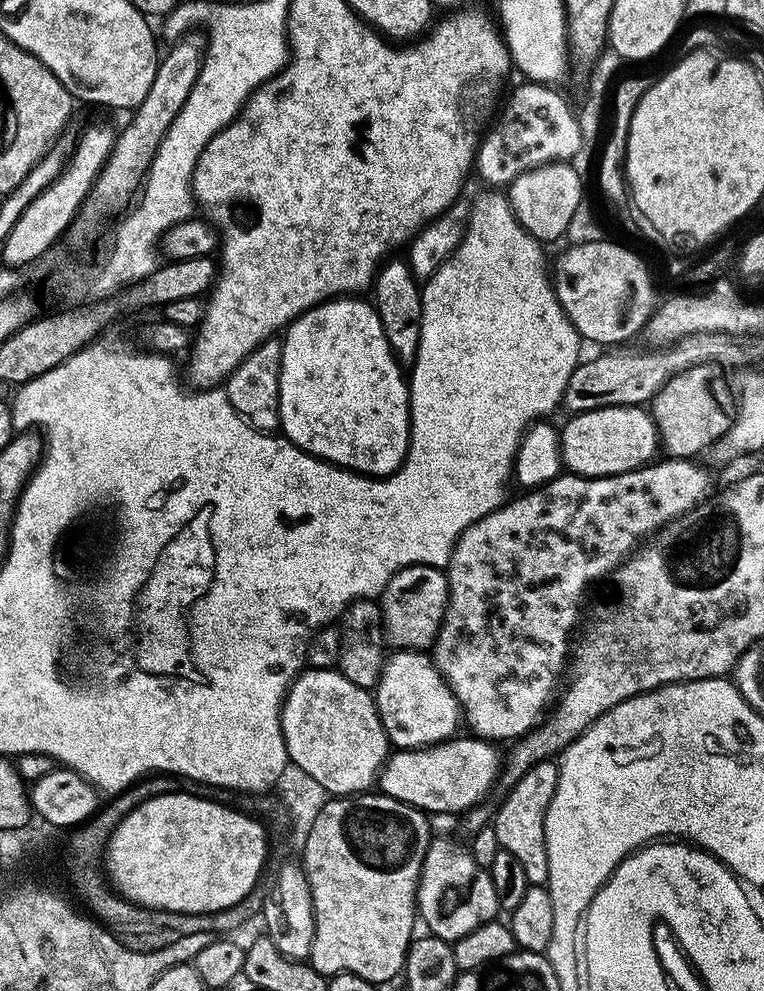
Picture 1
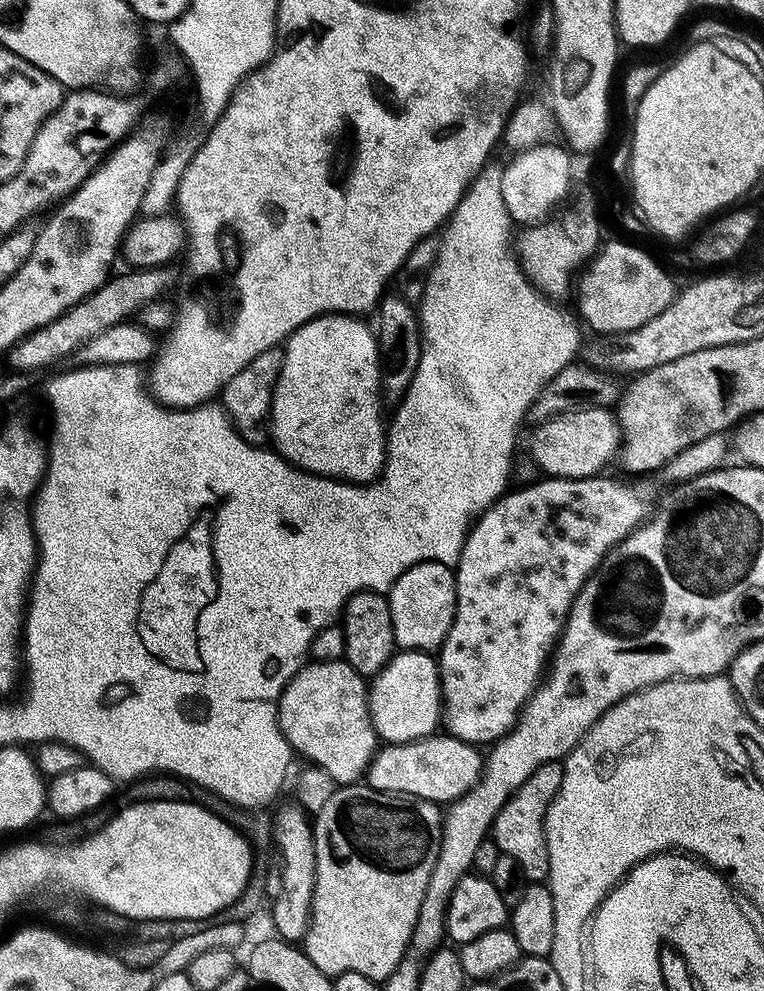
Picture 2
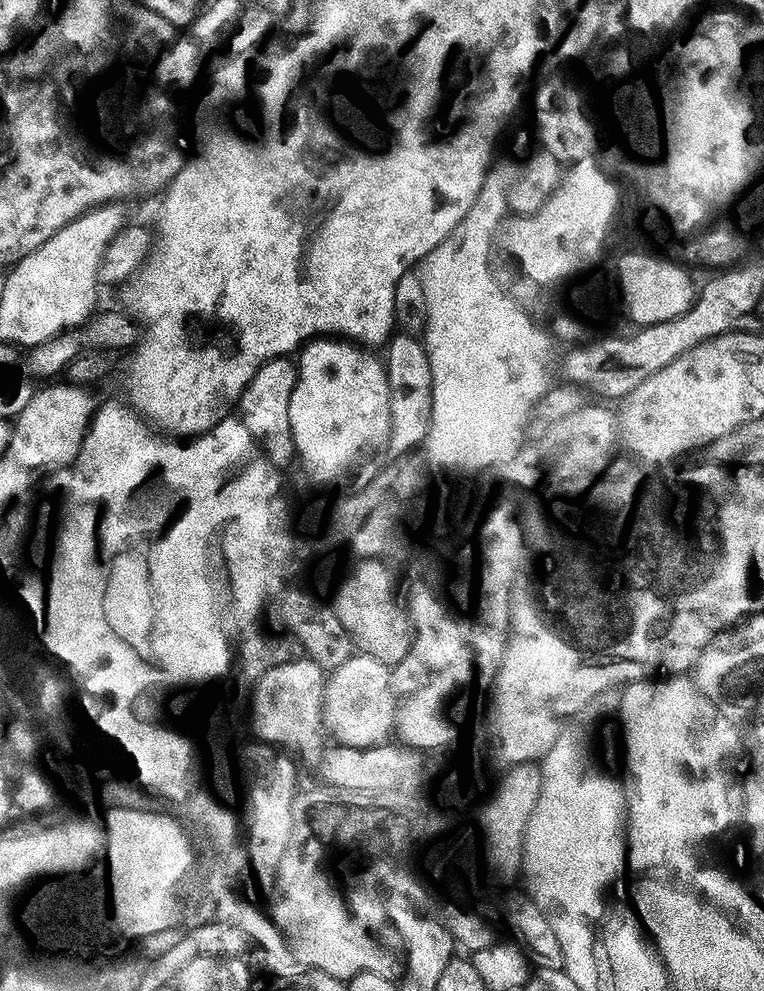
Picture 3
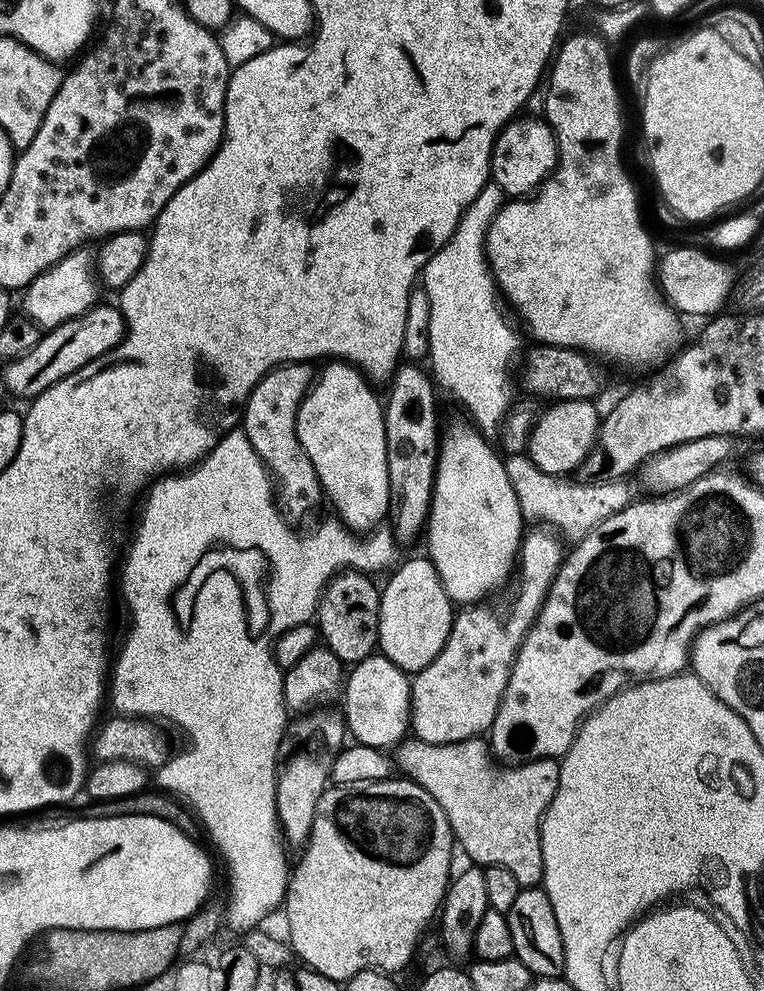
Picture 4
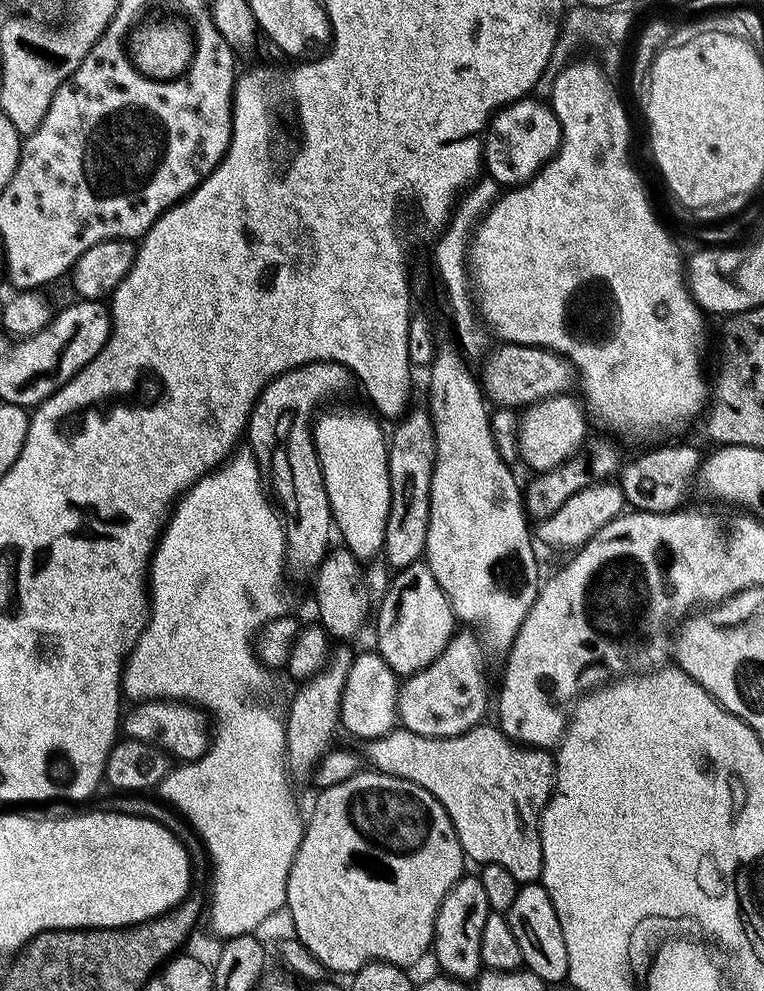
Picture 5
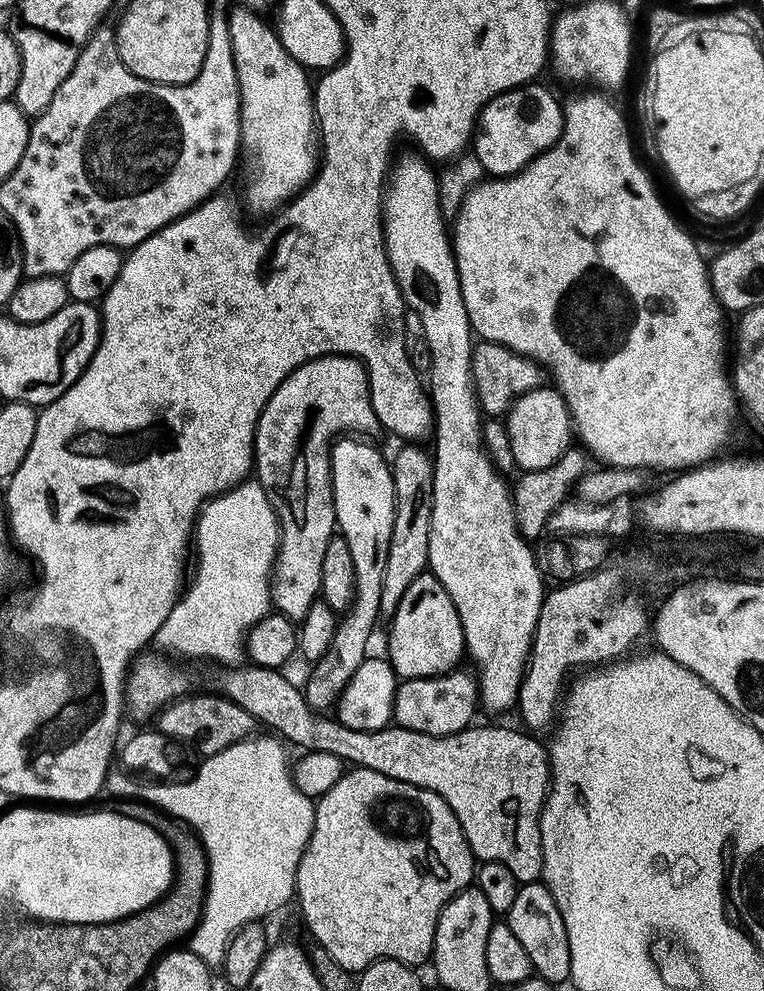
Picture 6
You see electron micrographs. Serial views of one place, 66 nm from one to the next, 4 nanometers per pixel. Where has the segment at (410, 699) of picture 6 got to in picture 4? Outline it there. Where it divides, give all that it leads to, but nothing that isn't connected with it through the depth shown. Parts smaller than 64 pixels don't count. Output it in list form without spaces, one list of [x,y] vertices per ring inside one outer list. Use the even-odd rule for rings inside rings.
[[[534,528],[527,531],[521,539],[518,557],[518,575],[515,577],[516,597],[508,604],[505,612],[491,612],[487,603],[480,602],[475,606],[465,607],[457,611],[452,618],[452,629],[446,638],[446,646],[421,672],[411,677],[412,685],[412,715],[410,728],[415,739],[431,744],[449,744],[480,738],[491,729],[494,718],[498,714],[498,706],[504,697],[506,682],[512,673],[512,663],[516,660],[516,652],[522,646],[526,634],[532,628],[544,599],[552,585],[552,579],[564,563],[565,549],[560,549],[556,537],[546,532],[544,528]]]

